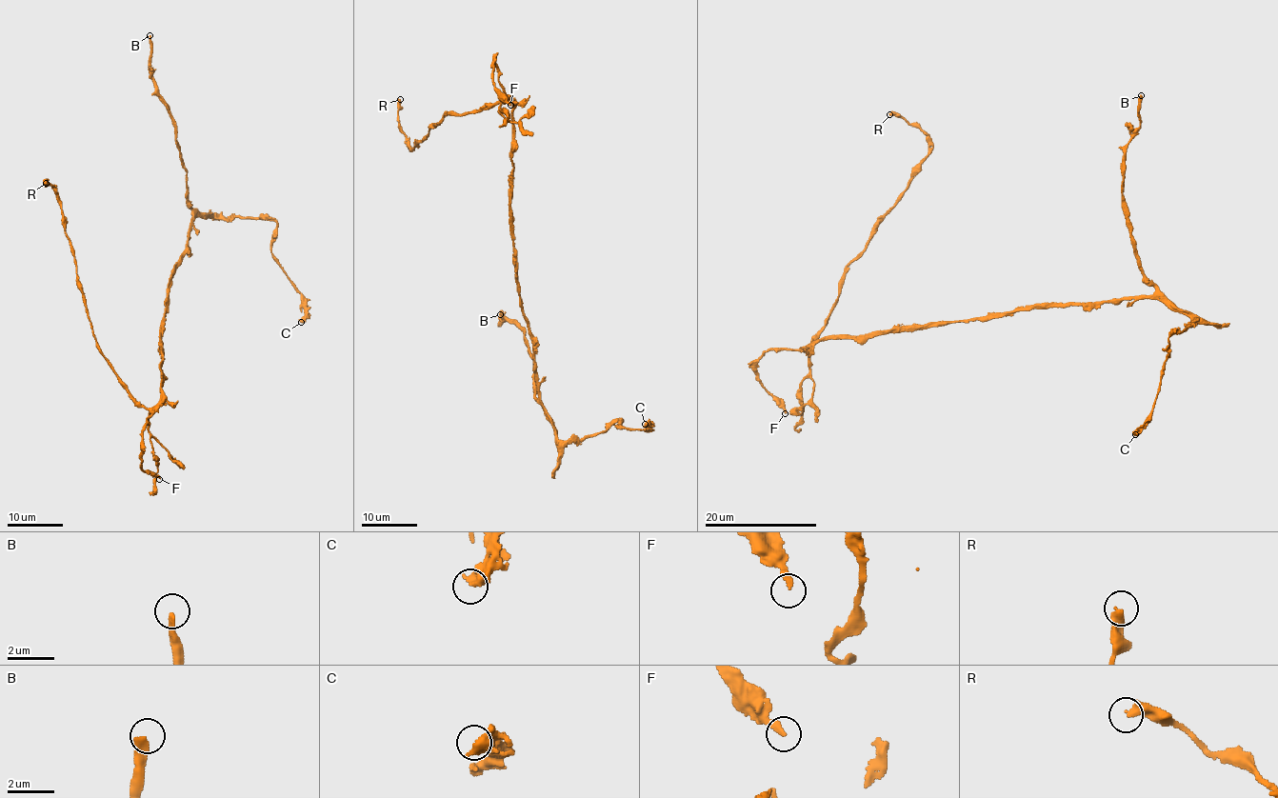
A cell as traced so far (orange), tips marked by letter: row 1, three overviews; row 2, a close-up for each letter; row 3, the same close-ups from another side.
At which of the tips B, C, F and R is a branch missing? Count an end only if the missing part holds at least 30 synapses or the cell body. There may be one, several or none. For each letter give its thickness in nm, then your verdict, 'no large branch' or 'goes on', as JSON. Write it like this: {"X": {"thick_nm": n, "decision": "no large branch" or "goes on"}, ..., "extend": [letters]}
{"B": {"thick_nm": 260, "decision": "goes on"}, "C": {"thick_nm": 420, "decision": "no large branch"}, "F": {"thick_nm": 240, "decision": "no large branch"}, "R": {"thick_nm": 420, "decision": "no large branch"}, "extend": ["B"]}

